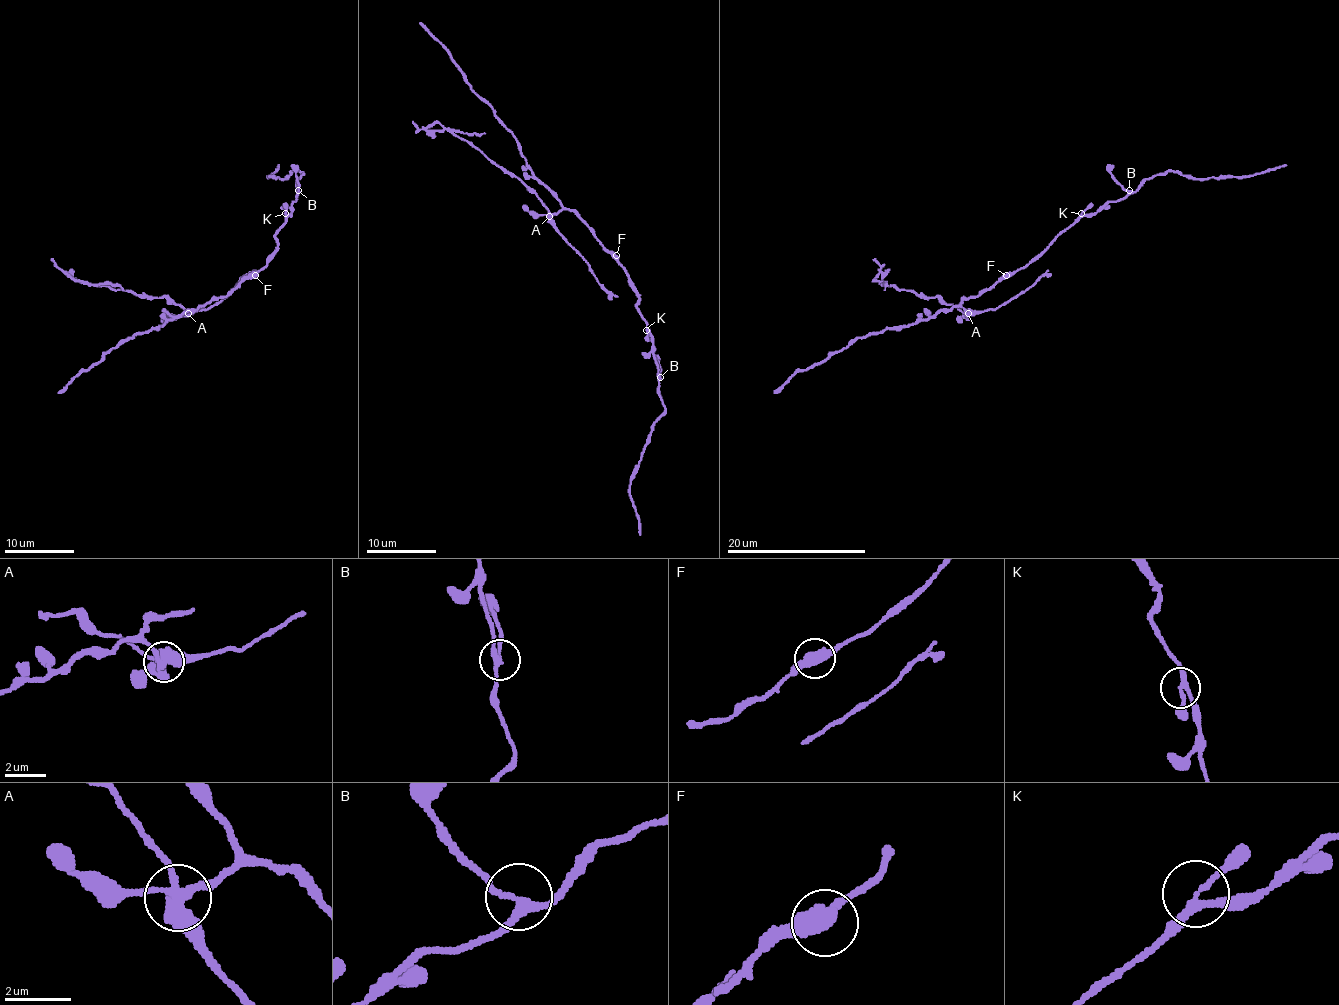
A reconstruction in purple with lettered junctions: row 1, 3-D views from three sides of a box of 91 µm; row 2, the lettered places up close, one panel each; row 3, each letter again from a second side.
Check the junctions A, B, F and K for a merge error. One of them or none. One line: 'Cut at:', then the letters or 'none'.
Cut at: A

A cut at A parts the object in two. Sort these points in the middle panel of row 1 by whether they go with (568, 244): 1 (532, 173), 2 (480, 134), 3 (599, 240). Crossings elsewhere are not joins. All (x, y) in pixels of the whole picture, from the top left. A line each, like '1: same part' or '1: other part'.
1: other part
2: same part
3: other part

